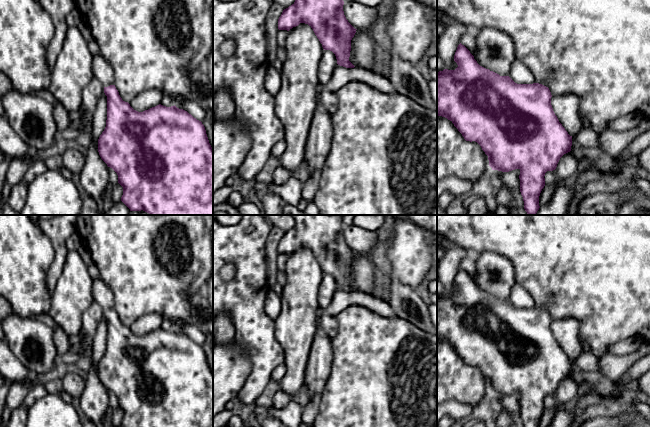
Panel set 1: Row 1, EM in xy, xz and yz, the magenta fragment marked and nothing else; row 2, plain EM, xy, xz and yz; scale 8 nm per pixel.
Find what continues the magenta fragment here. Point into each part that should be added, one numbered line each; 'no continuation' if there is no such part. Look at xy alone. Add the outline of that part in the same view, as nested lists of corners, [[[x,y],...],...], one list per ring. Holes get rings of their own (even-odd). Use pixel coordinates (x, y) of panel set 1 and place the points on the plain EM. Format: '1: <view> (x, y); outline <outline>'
1: xy (102, 294); outline [[[101,277],[93,279],[92,295],[94,302],[97,302],[103,311],[114,309],[113,293]]]

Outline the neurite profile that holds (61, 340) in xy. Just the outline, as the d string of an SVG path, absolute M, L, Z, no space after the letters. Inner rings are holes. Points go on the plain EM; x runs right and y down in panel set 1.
M57 326L54 330L54 343L57 349L58 360L59 358L69 350L70 343L69 337L64 330Z

